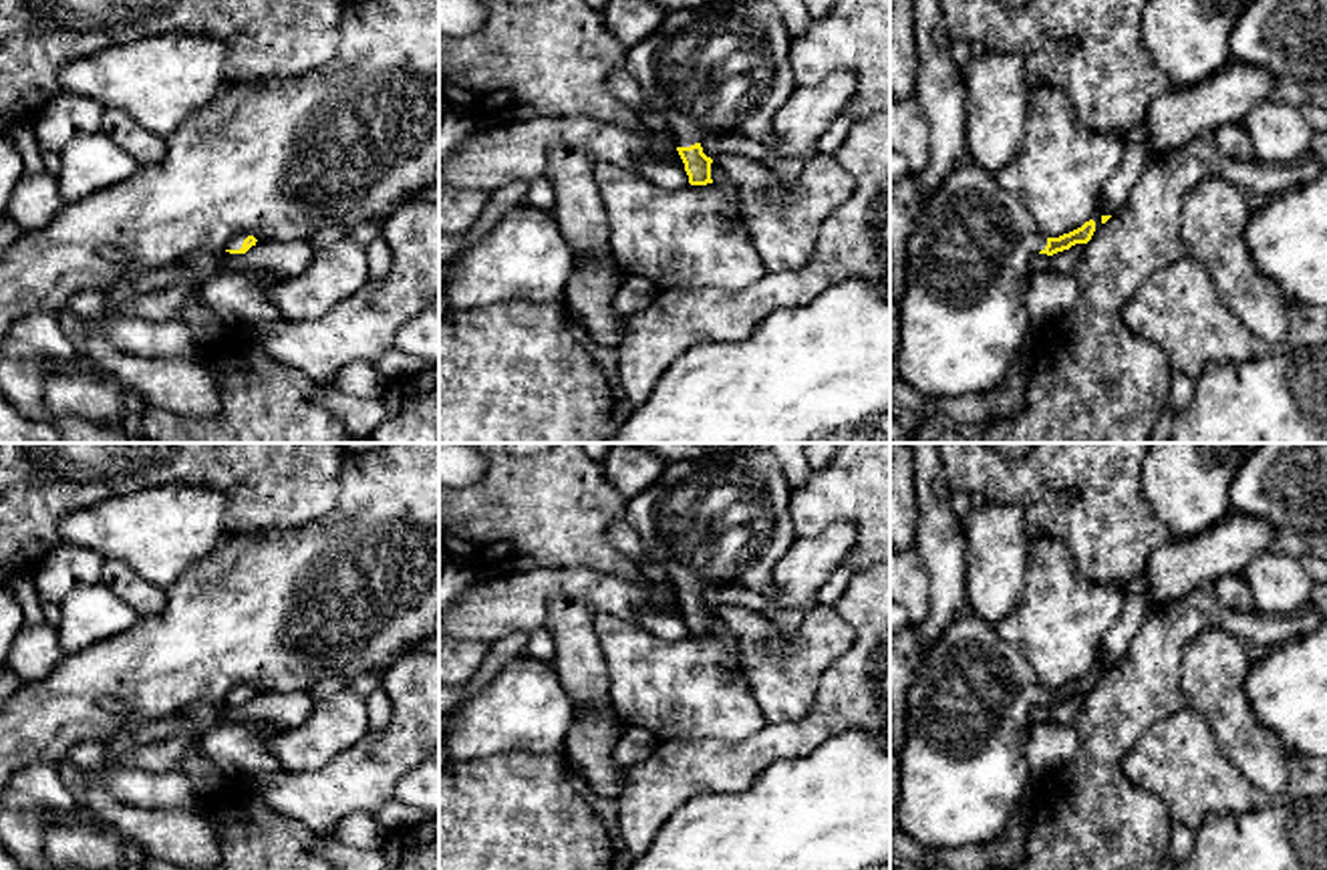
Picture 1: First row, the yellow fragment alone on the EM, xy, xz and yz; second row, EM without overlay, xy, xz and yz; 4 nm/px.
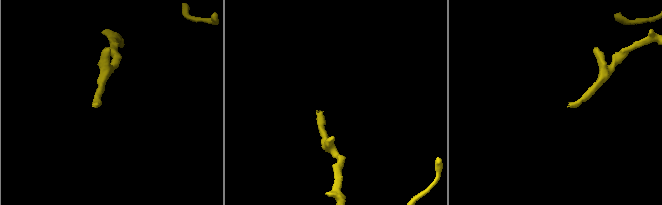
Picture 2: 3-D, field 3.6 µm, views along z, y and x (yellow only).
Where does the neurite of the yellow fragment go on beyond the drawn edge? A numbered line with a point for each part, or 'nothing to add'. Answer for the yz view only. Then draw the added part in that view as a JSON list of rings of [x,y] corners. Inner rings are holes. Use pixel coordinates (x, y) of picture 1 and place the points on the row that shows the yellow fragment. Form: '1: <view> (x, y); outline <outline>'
1: yz (963, 319); outline [[[971,159],[959,163],[946,181],[916,211],[906,242],[906,292],[900,302],[900,342],[894,356],[900,381],[926,401],[985,395],[1013,377],[1013,360],[1025,348],[1031,318],[1027,290],[1031,258],[1045,250],[1021,201]]]

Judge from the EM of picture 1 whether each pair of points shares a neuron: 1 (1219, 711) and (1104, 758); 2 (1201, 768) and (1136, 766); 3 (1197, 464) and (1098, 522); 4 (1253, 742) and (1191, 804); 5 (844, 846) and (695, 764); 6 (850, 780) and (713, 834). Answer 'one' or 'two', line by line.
1: two
2: one
3: two
4: two
5: two
6: one

